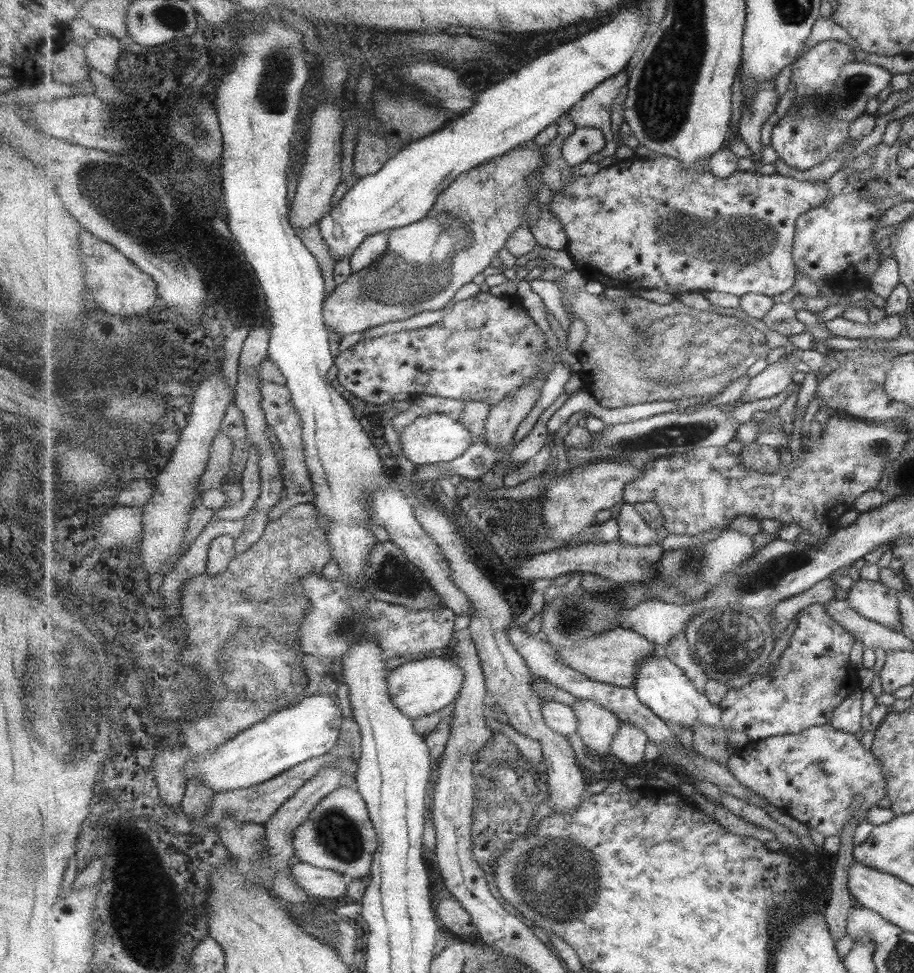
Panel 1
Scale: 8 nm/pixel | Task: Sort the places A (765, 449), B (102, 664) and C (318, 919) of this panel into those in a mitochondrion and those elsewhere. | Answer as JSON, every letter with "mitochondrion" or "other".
{"A":"mitochondrion","B":"mitochondrion","C":"mitochondrion"}

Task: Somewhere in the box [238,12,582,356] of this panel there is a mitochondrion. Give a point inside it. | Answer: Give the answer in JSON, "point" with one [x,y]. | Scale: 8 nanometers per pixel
{"point":[411,278]}

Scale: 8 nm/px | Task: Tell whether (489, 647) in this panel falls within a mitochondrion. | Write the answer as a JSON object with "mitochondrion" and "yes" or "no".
{"mitochondrion":"no"}

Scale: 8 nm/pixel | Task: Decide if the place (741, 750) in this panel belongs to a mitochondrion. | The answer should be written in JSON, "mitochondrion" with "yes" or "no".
{"mitochondrion":"no"}

